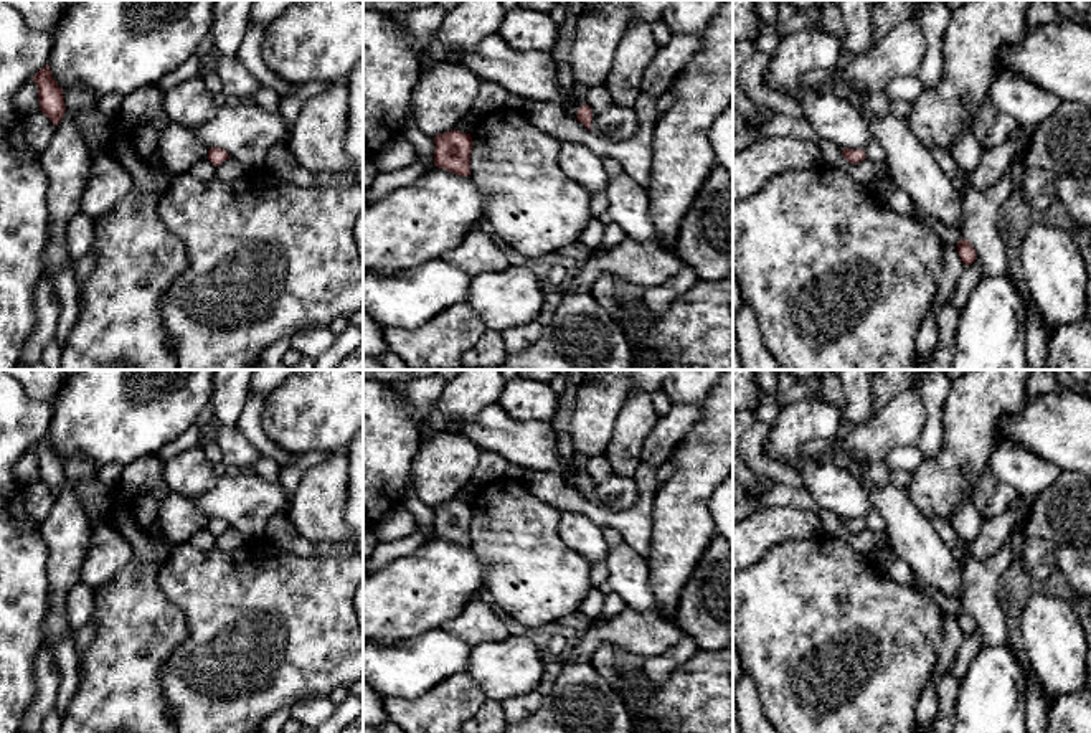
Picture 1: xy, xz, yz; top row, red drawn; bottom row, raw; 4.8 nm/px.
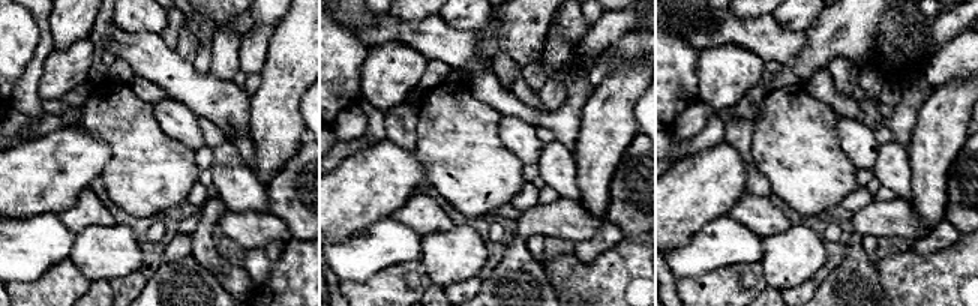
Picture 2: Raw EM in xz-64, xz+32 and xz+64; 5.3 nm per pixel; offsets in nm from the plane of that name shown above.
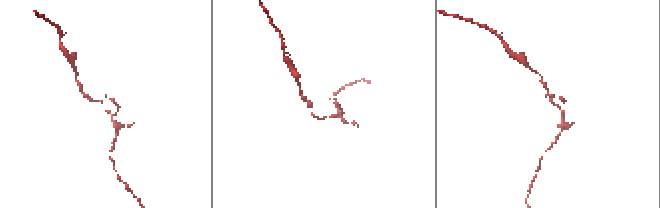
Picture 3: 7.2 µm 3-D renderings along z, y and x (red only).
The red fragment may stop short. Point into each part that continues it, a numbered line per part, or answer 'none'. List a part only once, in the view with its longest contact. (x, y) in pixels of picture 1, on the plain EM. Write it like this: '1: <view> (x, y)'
none

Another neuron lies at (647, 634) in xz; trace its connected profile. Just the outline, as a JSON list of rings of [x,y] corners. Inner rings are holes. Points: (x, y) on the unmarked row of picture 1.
[[[626,608],[616,616],[593,619],[589,629],[581,632],[579,642],[568,649],[566,659],[591,660],[593,652],[604,642],[645,659],[659,657],[683,636],[675,621]]]

